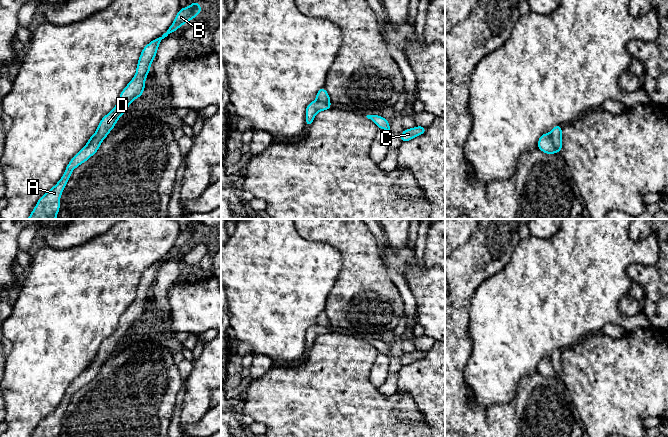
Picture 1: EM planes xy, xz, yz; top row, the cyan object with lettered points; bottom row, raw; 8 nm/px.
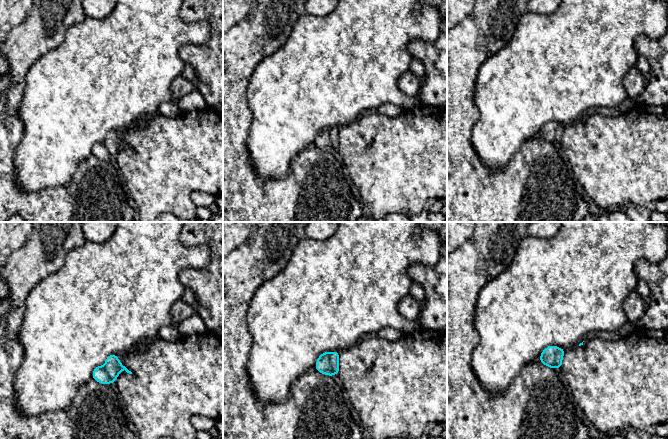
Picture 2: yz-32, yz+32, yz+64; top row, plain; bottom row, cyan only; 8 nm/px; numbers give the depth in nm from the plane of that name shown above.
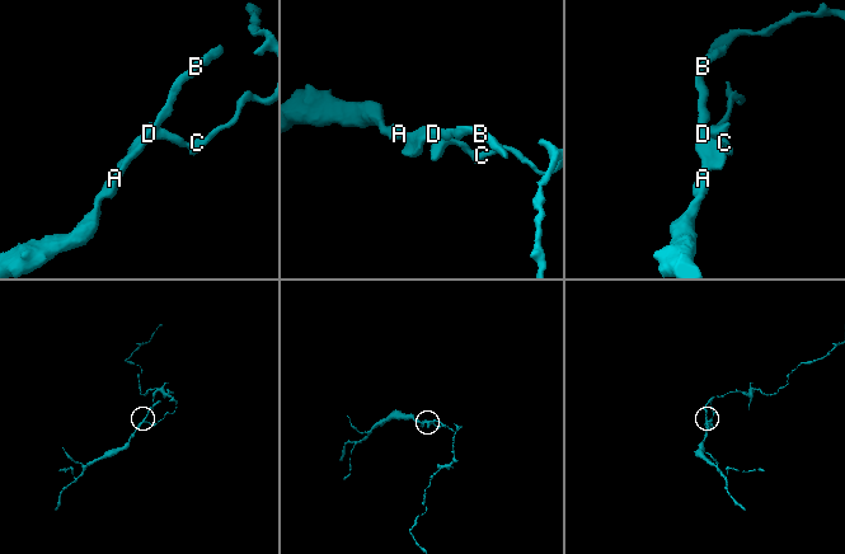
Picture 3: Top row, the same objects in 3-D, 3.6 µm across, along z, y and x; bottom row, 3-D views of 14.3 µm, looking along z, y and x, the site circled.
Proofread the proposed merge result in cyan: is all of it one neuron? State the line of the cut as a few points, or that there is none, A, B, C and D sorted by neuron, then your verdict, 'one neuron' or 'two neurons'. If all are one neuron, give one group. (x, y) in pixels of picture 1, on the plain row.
cut yz (550, 357), (553, 371), (557, 375); groups A B D / C; two neurons

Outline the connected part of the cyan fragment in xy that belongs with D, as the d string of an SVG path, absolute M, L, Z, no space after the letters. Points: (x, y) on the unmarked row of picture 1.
M194 225L188 231L181 232L168 254L162 260L154 263L144 271L137 287L136 298L121 316L119 324L114 333L101 343L96 356L94 357L92 365L87 367L71 383L61 403L54 411L52 411L49 415L41 420L32 437L59 436L60 421L71 400L72 395L87 385L98 375L100 368L107 361L109 356L114 352L118 343L124 338L130 327L143 319L143 313L146 311L145 303L150 296L150 290L156 280L160 266L200 237L201 229L196 225Z

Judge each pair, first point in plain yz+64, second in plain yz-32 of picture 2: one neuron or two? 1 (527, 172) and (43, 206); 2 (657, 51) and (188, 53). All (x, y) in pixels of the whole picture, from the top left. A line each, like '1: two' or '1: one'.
1: one
2: one

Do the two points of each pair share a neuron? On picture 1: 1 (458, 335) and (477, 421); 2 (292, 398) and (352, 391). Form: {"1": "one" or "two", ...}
{"1": "one", "2": "one"}

